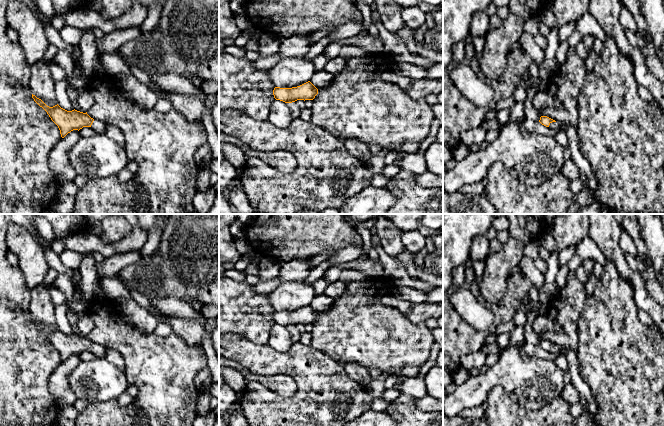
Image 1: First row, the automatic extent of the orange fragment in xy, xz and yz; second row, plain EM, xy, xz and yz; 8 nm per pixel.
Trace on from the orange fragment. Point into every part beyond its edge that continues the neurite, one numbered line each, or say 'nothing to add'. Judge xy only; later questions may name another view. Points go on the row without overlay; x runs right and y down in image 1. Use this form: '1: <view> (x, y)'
1: xy (98, 350)

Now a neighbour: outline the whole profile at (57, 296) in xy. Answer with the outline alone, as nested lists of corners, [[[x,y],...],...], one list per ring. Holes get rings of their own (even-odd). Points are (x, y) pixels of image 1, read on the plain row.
[[[48,284],[47,287],[50,293],[51,300],[55,306],[59,304],[67,303],[66,296],[63,294],[62,291],[60,291],[53,284]]]

